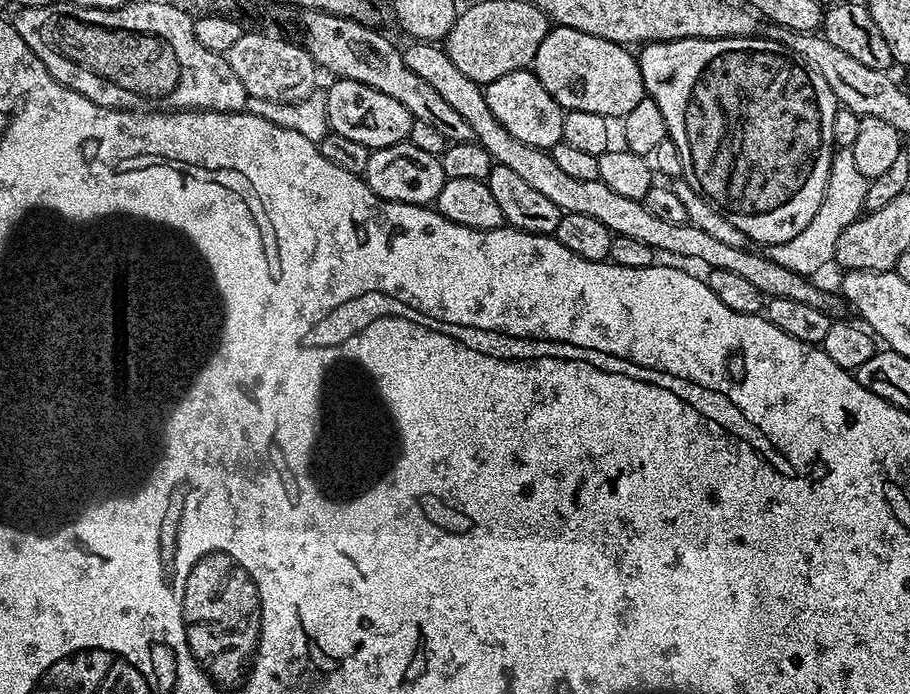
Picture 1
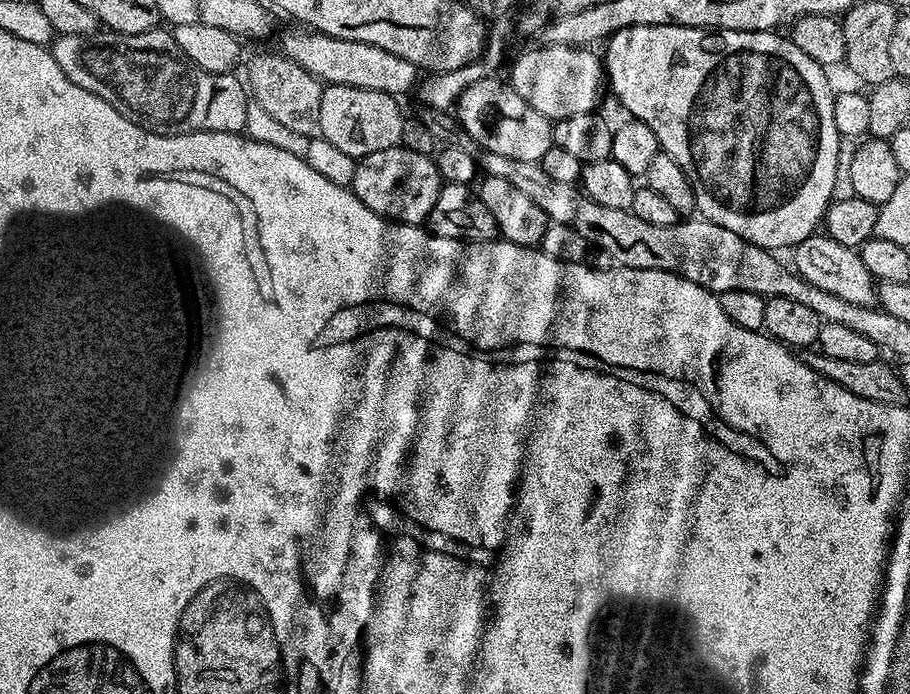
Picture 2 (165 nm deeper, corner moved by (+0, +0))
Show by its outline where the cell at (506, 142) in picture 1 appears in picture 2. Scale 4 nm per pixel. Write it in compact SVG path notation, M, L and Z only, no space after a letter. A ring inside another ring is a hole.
M311 30L296 31L300 32L285 34L283 55L288 56L310 74L314 74L316 79L325 85L358 86L362 90L378 90L397 98L403 97L403 92L408 92L411 88L413 91L417 87L417 68L406 62L406 58L398 58L398 54L382 50L382 46L339 40Z

